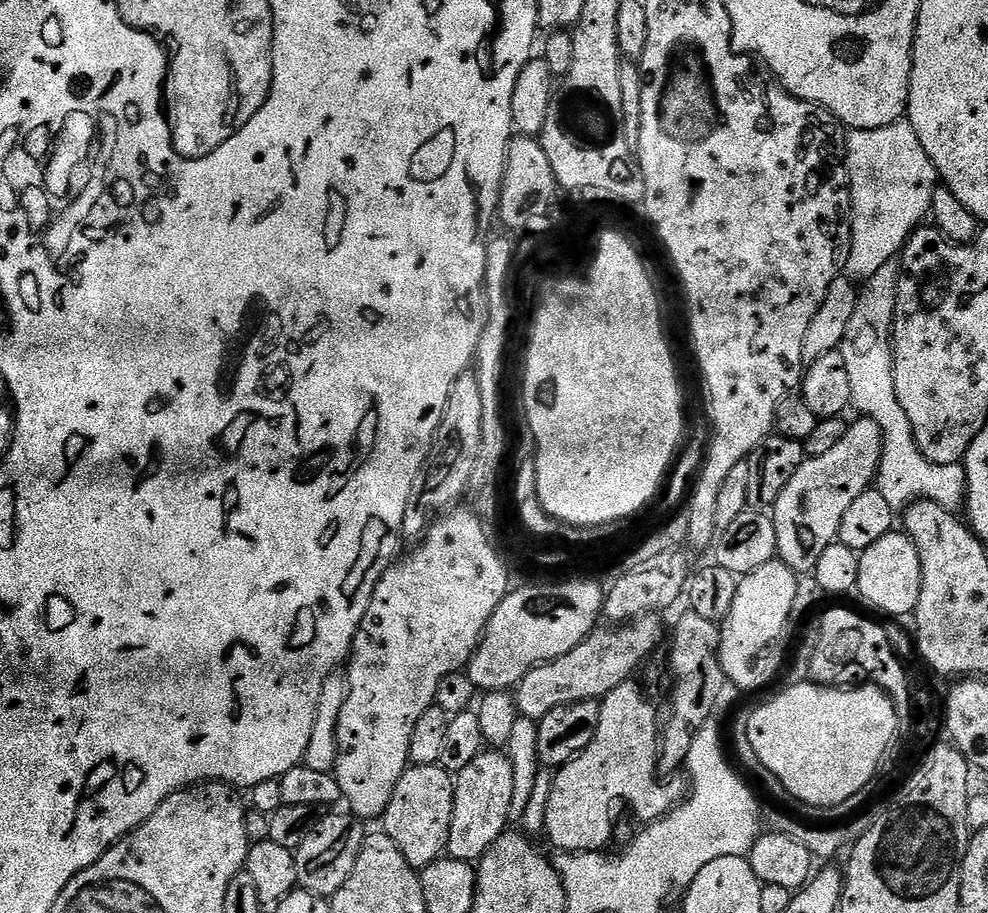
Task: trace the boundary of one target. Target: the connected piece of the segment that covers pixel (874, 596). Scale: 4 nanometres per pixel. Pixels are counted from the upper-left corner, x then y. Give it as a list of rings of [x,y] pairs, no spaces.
[[[893,530],[874,546],[859,553],[858,582],[855,591],[872,608],[885,612],[888,616],[908,616],[915,613],[918,598],[922,594],[922,562],[918,558],[918,550],[914,542],[903,531]]]

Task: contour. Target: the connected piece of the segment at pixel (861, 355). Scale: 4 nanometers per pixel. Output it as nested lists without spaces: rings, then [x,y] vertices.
[[[895,263],[882,266],[878,274],[863,281],[859,289],[850,326],[838,351],[846,358],[846,371],[850,377],[852,408],[863,419],[878,422],[882,430],[882,454],[874,481],[875,491],[890,502],[894,510],[907,509],[916,500],[938,502],[948,512],[959,513],[966,504],[968,483],[963,463],[939,464],[929,462],[918,450],[912,437],[912,427],[906,418],[906,410],[900,408],[894,386],[892,365],[892,319],[896,313],[896,291],[900,273]]]

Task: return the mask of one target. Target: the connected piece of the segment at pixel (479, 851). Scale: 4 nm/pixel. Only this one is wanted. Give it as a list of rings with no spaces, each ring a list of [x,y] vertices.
[[[485,750],[478,754],[478,758],[474,758],[474,762],[470,762],[470,766],[466,766],[466,770],[455,773],[454,783],[454,814],[450,818],[450,838],[446,852],[454,860],[478,862],[509,827],[514,770],[503,751]]]

